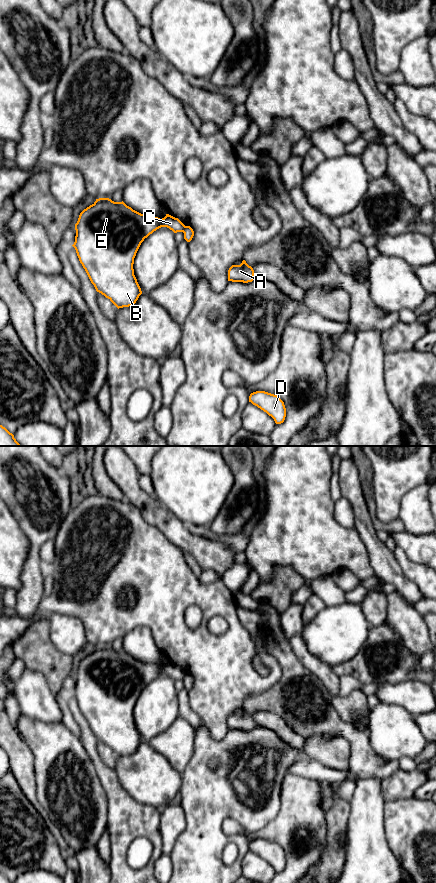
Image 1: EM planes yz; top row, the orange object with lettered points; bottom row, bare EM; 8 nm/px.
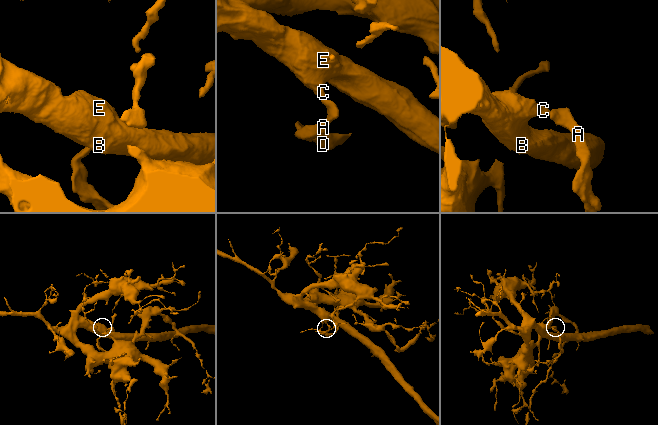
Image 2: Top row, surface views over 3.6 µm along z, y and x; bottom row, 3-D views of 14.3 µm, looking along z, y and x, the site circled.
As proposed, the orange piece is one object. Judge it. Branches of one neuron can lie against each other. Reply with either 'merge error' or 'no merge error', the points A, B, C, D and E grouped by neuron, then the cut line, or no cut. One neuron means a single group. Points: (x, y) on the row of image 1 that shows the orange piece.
merge error; groups A D / B C E; cut yz (185, 226), (182, 231)

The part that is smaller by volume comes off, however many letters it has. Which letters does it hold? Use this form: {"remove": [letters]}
{"remove": ["A", "D"]}

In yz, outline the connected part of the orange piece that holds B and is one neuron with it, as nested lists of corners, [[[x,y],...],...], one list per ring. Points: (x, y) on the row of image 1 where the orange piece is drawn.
[[[109,198],[96,199],[80,213],[75,224],[76,236],[72,246],[96,291],[118,309],[134,305],[142,294],[134,275],[134,258],[144,239],[161,227],[177,233],[183,232],[185,225],[169,214],[162,219],[147,216],[133,210],[123,201],[114,202]]]

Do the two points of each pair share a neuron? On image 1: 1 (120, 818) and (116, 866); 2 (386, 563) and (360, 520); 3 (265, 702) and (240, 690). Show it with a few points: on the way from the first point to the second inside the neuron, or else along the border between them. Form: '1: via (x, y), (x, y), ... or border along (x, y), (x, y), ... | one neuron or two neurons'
1: via (121, 830), (118, 854) | one neuron
2: via (378, 552), (366, 531) | one neuron
3: border along (272, 685), (266, 690), (249, 695), (243, 707) | two neurons

